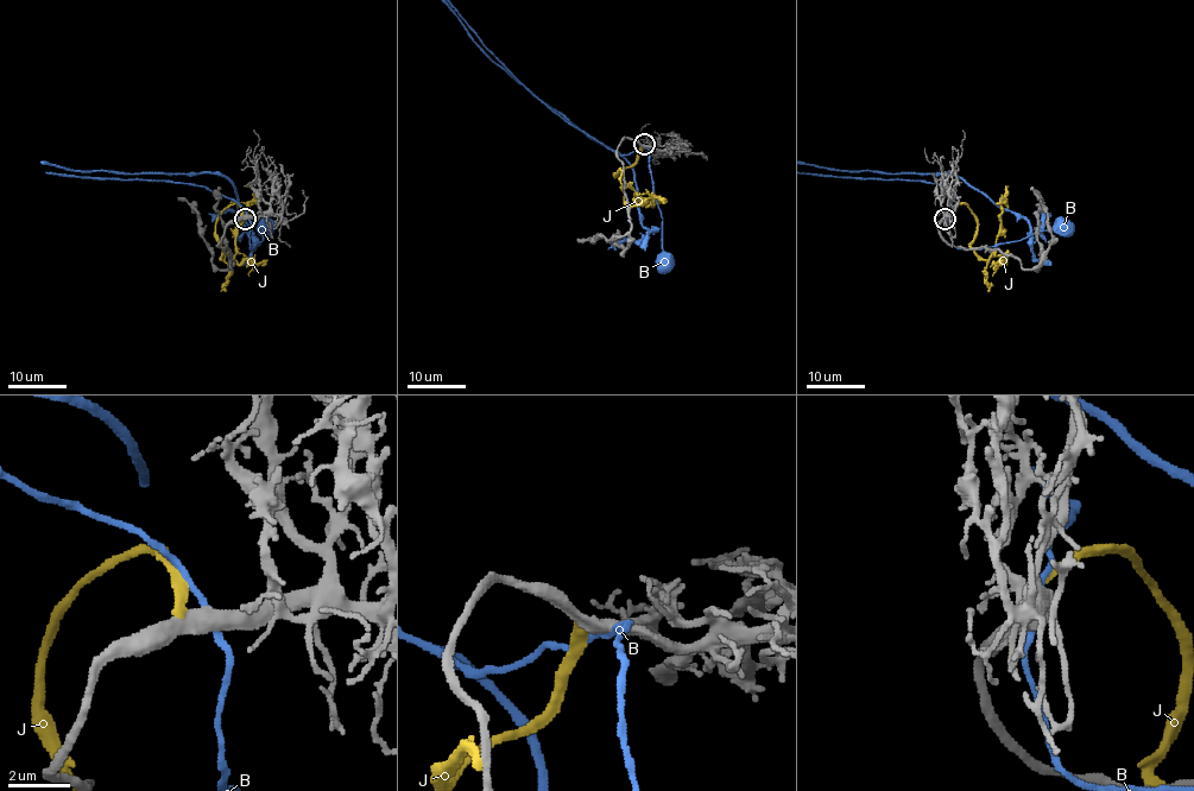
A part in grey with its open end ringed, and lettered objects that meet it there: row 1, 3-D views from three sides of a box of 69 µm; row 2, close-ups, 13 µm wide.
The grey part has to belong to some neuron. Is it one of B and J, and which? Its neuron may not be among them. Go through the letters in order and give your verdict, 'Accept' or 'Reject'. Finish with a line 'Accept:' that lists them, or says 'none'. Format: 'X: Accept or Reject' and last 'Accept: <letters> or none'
B: Reject
J: Reject
Accept: none

